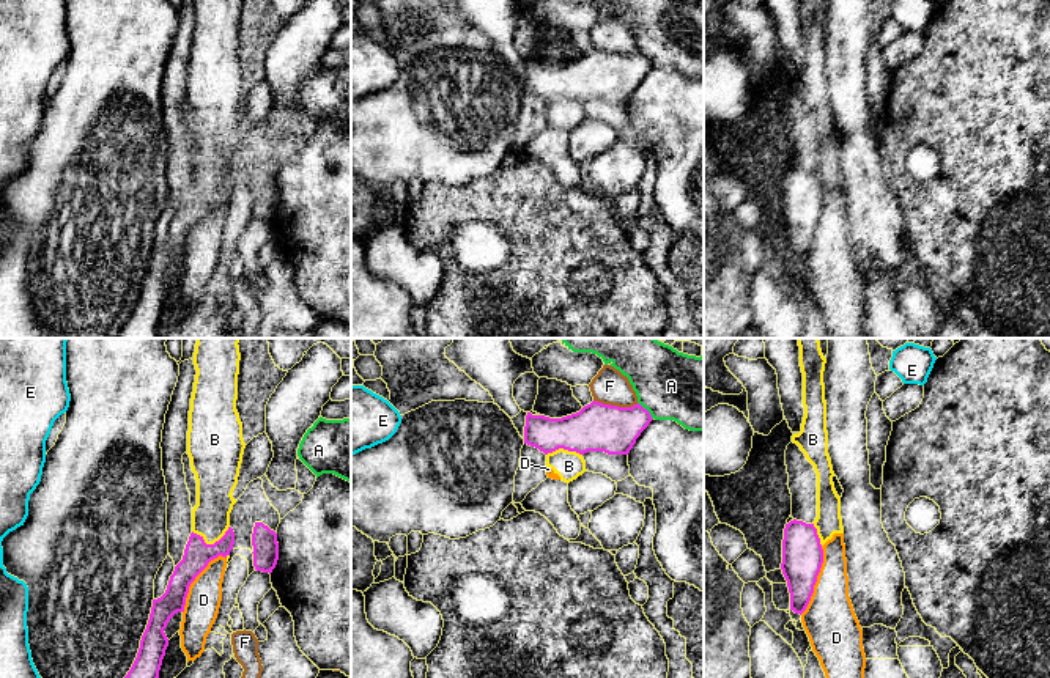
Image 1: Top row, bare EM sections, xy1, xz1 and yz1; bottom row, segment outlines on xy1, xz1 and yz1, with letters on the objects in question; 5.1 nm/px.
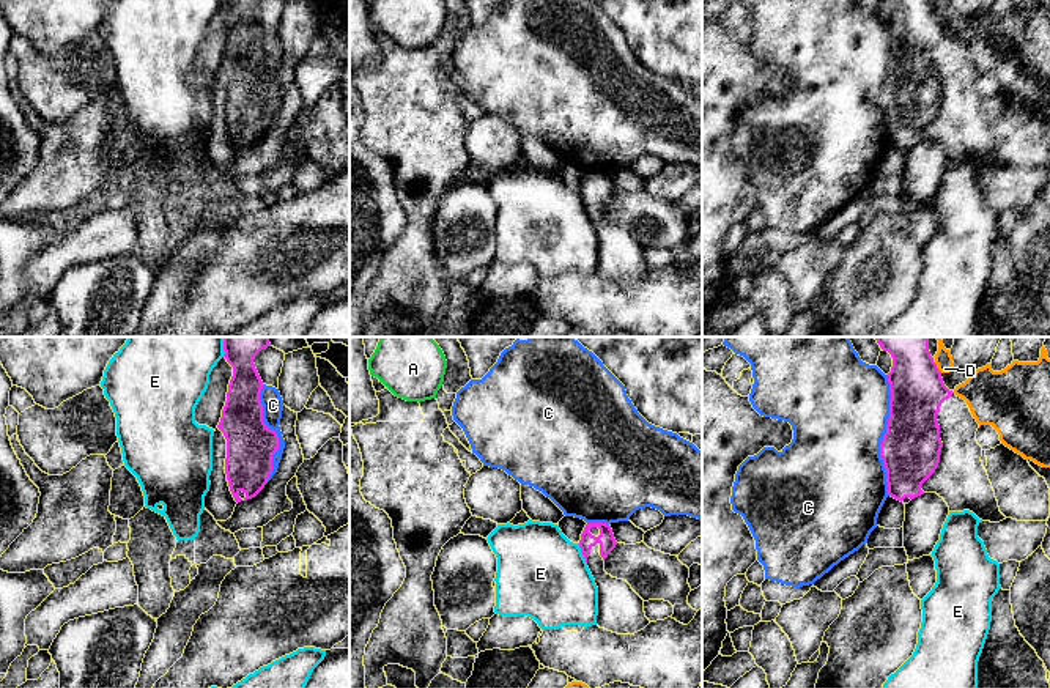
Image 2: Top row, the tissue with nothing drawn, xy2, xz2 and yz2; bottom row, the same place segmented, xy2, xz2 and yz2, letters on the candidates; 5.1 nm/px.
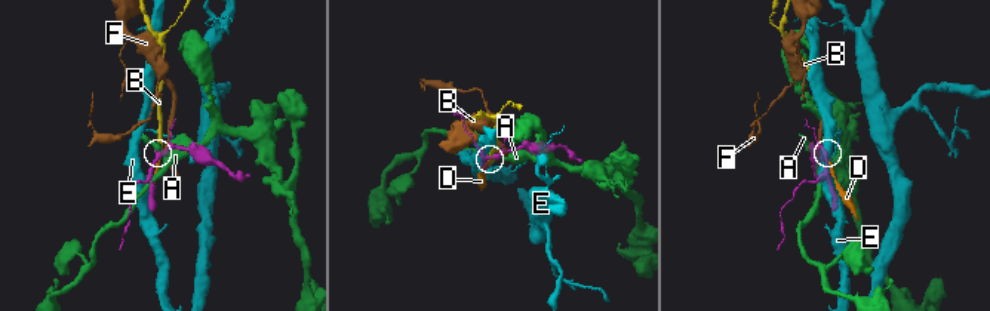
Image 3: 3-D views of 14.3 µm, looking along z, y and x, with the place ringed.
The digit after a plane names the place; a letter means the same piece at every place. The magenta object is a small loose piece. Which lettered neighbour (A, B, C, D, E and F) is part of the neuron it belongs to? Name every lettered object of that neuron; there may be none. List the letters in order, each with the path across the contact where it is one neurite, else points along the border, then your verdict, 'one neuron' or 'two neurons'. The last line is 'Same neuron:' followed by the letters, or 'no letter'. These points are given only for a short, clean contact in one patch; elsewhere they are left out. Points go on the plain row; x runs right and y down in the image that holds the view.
A: two neurons
B: border xy1 (229, 173), (213, 191), (207, 191), (192, 180); two neurons
C: two neurons
D: two neurons
E: two neurons
F: two neurons
Same neuron: no letter

